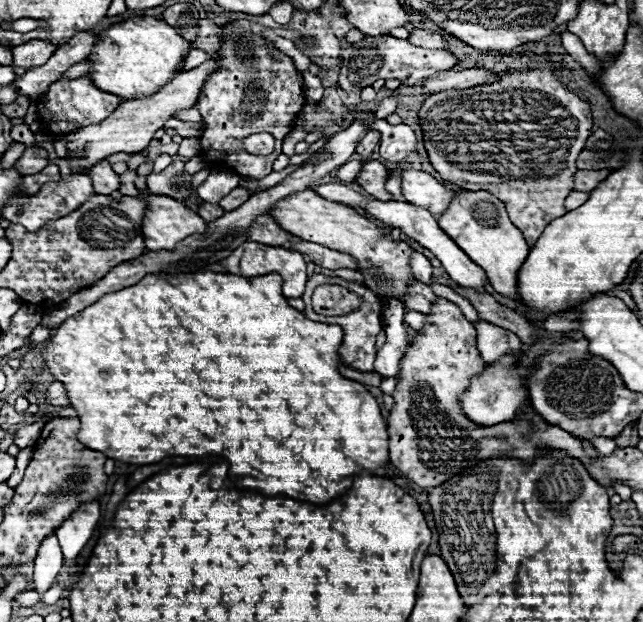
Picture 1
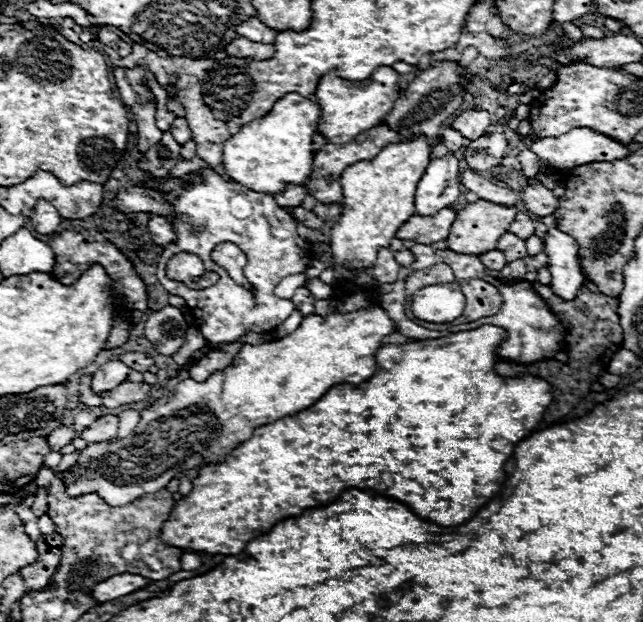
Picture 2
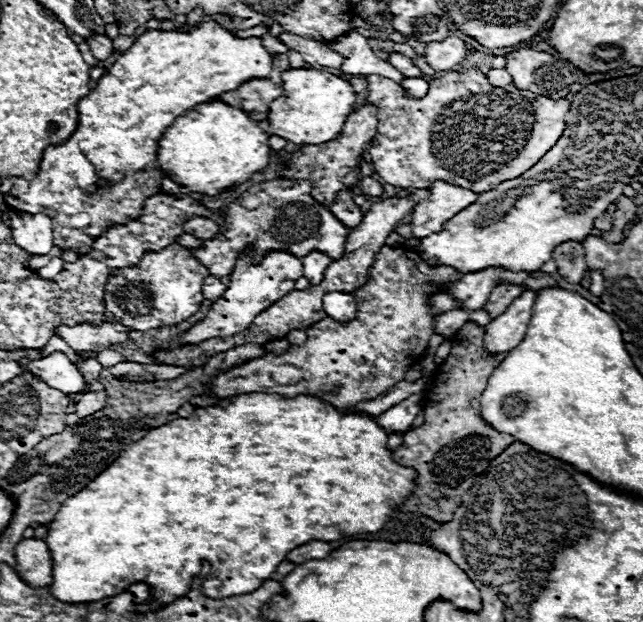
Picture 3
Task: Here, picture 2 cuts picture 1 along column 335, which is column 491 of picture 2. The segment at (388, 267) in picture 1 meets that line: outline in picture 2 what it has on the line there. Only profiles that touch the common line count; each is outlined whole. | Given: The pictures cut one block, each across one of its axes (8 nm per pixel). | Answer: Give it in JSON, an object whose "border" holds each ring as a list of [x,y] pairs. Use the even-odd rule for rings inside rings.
{"border":[[[488,200],[466,204],[452,224],[450,240],[446,240],[448,248],[454,252],[470,252],[476,256],[480,252],[496,248],[498,238],[508,230],[518,212],[518,206],[510,208],[492,204]]]}

